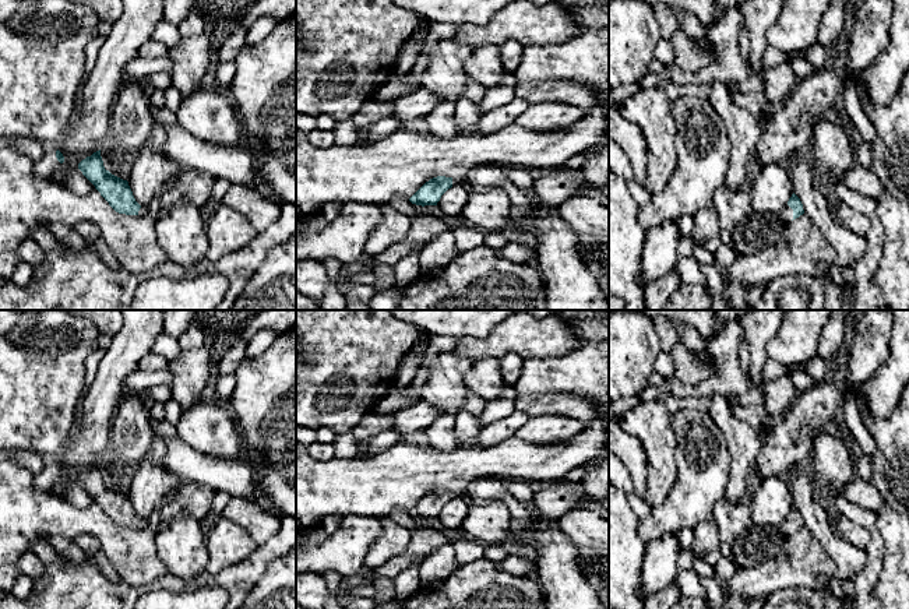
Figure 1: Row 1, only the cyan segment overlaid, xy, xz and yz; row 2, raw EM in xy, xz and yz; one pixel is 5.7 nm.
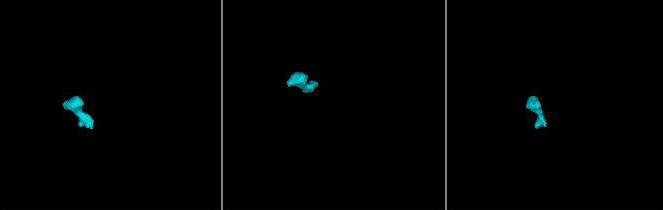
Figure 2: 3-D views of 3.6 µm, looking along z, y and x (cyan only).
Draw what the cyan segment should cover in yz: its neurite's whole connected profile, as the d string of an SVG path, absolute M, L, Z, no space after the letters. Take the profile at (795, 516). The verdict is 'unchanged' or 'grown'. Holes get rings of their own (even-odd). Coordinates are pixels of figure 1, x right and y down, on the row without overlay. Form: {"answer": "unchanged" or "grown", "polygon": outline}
{"answer": "grown", "polygon": "M793 506L788 514L788 518L778 527L778 529L783 536L788 536L803 527L804 527L803 517L800 511Z"}

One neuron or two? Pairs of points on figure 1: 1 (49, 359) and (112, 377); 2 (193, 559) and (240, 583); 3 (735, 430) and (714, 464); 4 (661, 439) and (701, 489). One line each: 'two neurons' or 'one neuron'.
1: two neurons
2: two neurons
3: two neurons
4: two neurons

